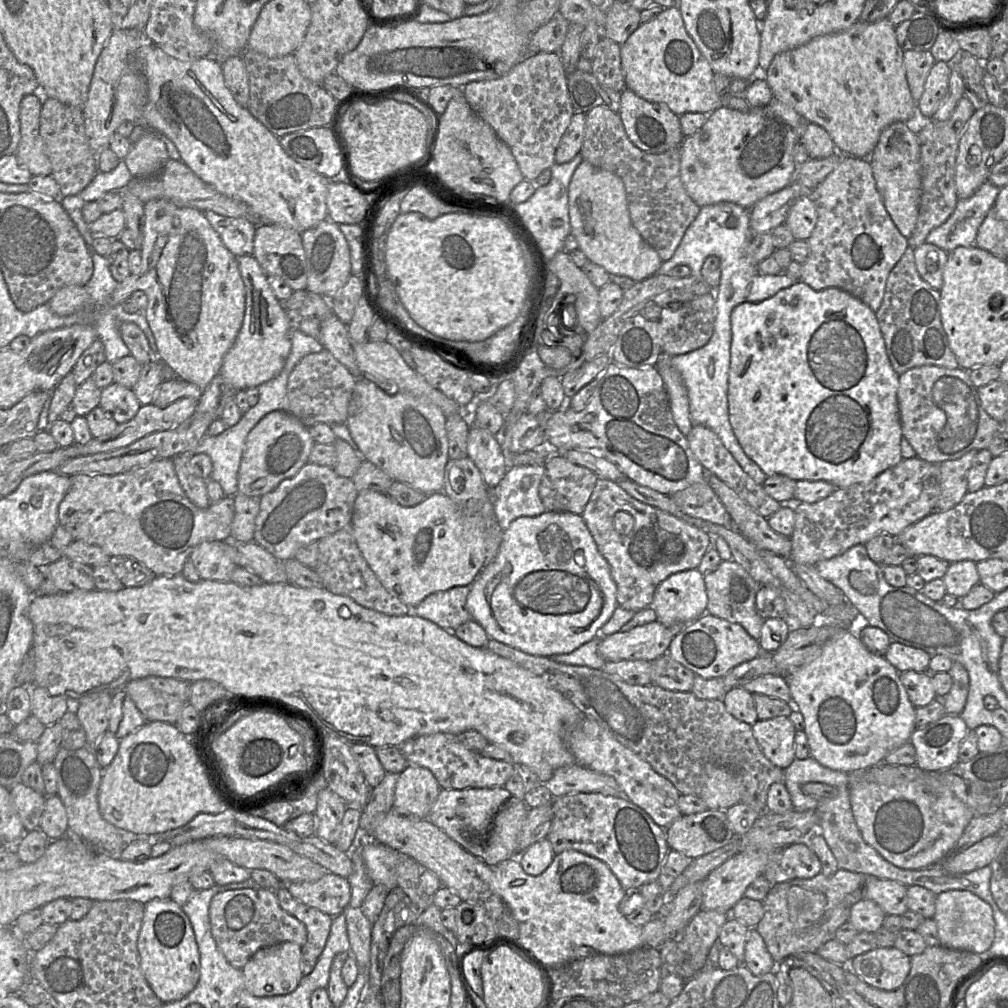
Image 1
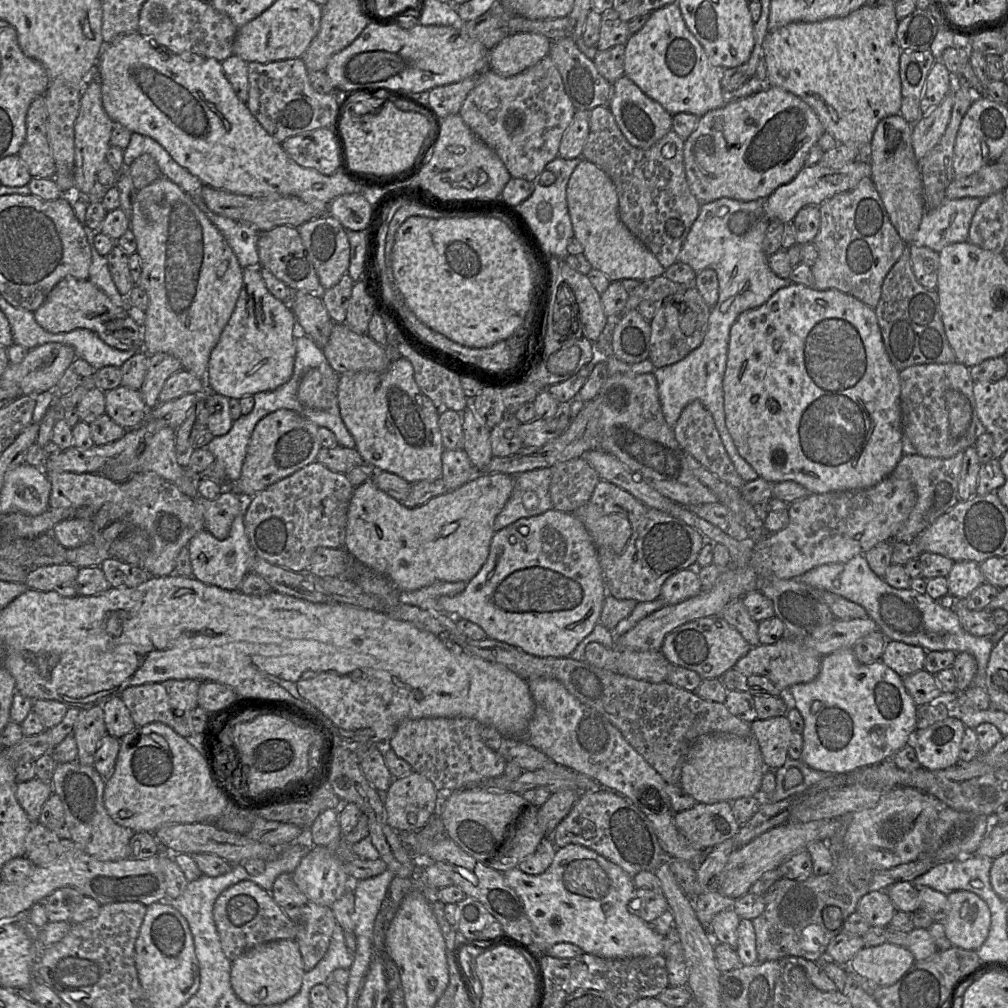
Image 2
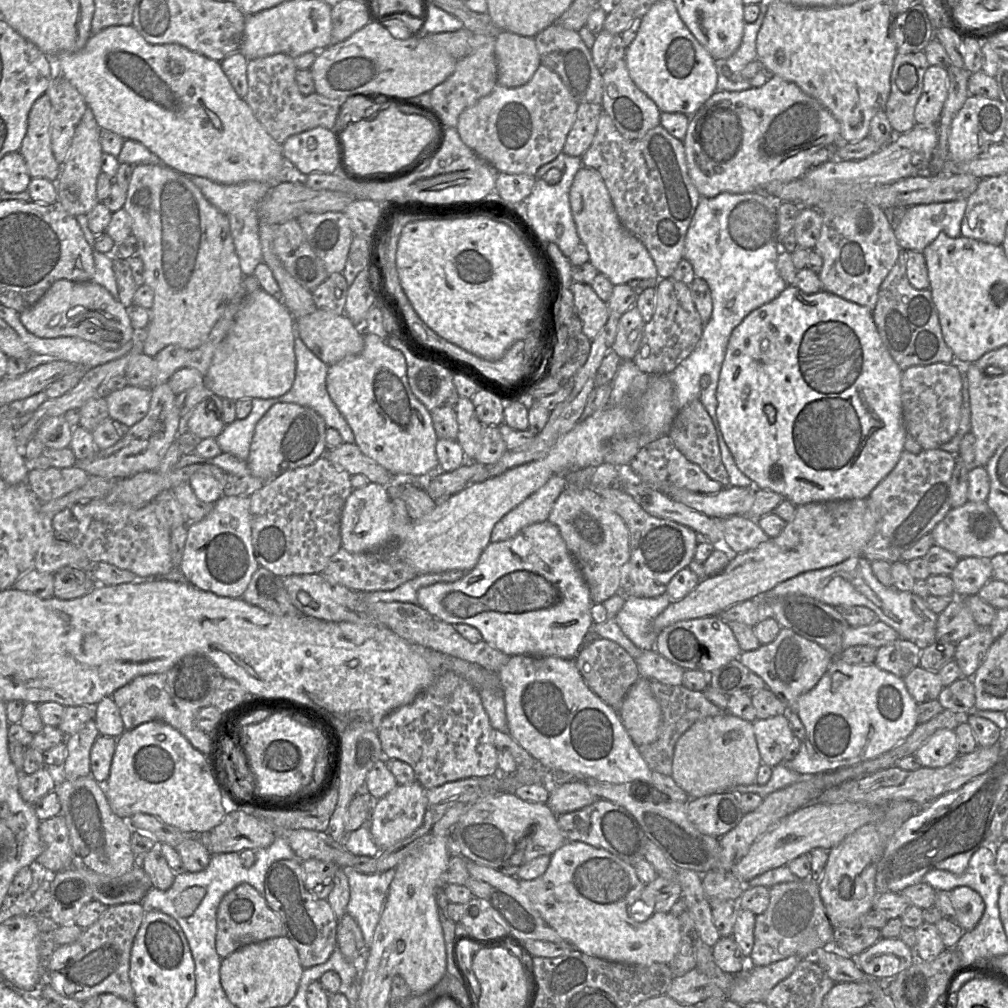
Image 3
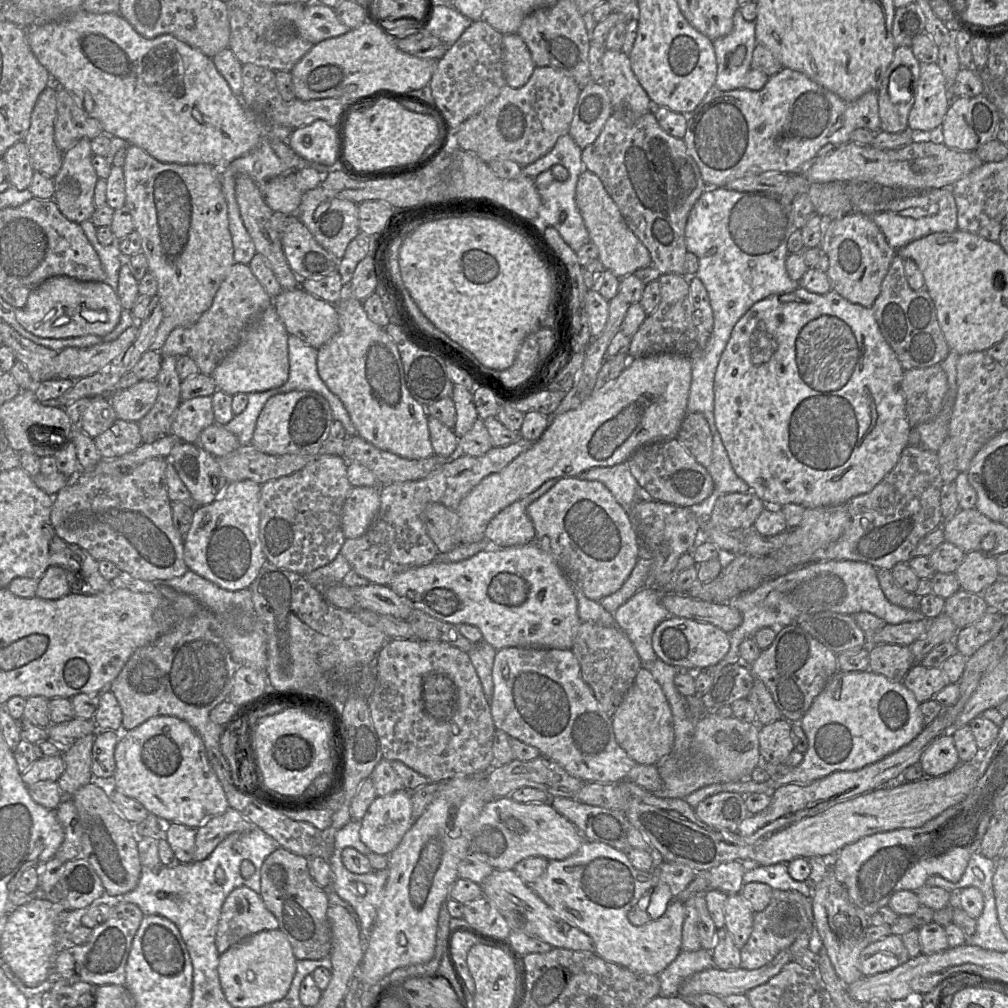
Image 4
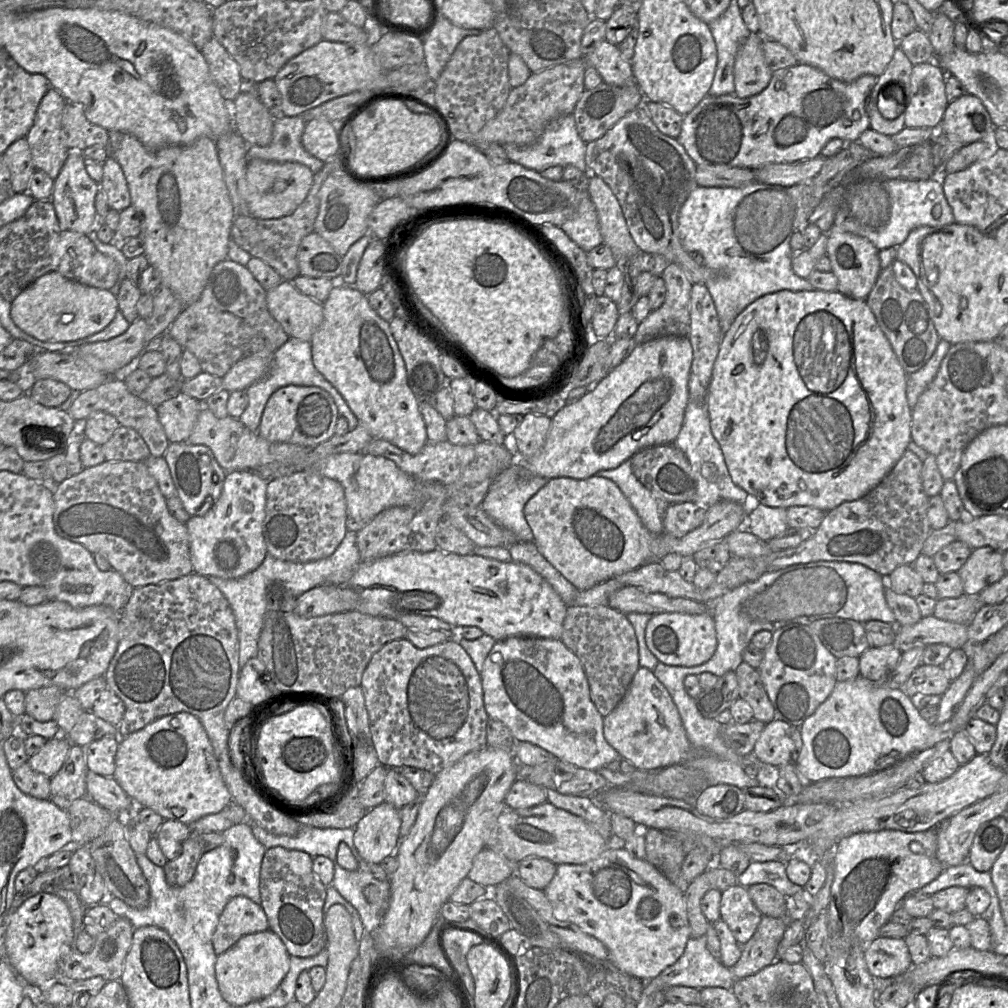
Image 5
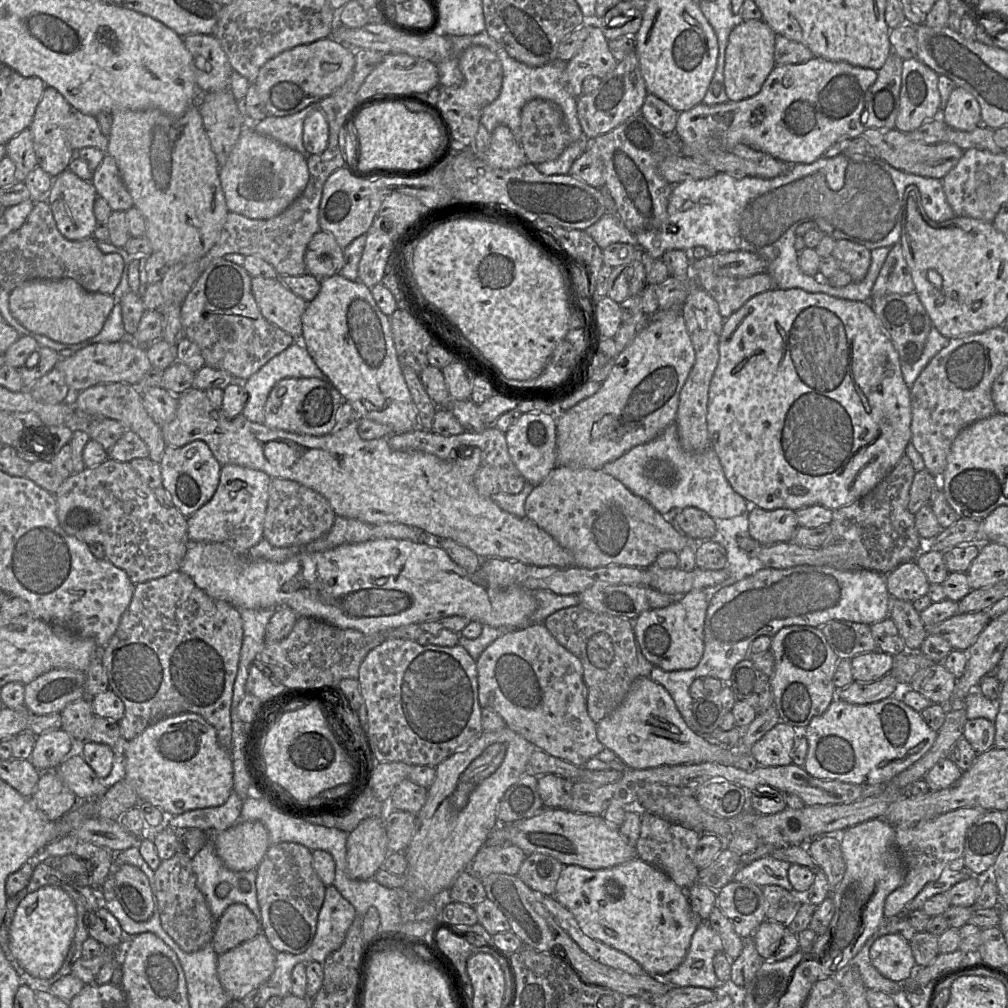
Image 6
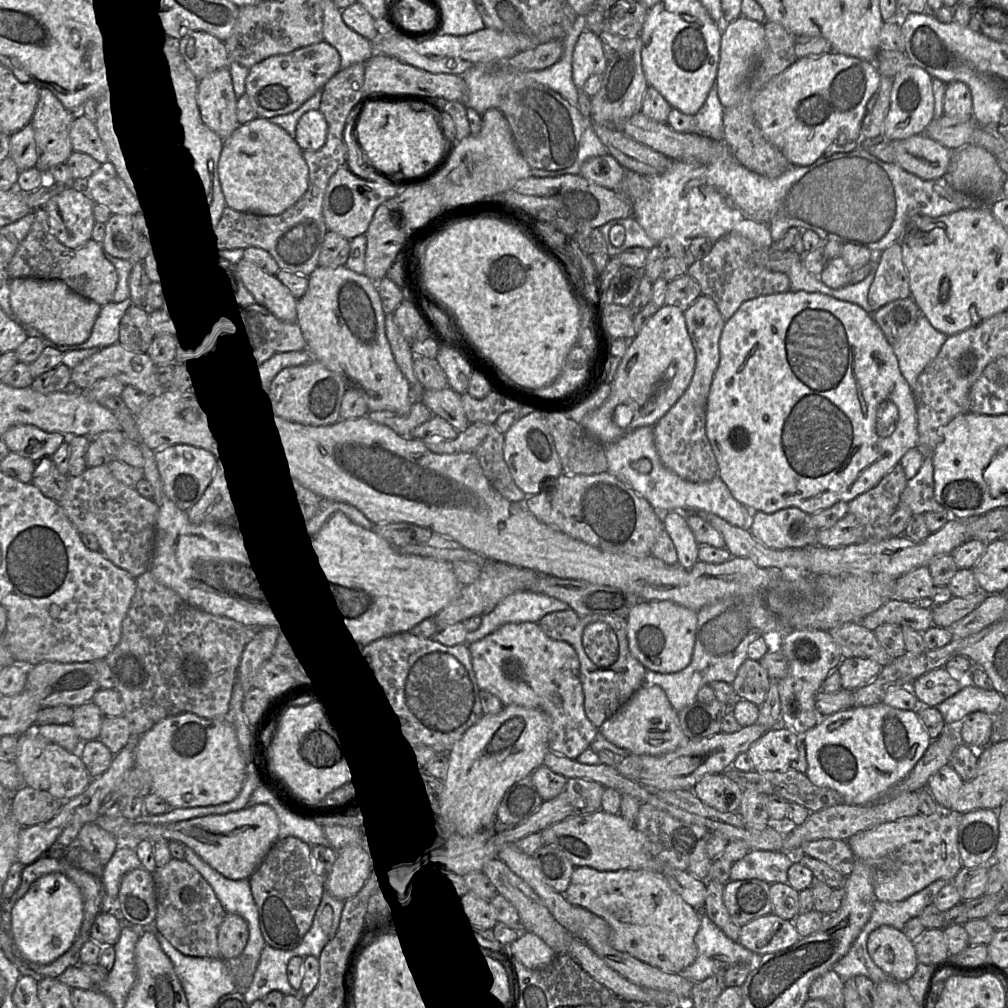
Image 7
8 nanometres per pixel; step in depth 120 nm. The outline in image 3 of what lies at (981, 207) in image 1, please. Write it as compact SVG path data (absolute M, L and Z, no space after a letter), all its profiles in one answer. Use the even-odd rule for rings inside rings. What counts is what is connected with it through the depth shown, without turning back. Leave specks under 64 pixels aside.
M967 199L907 207L894 225L894 232L902 250L923 253L940 233L951 238L961 235L961 224Z

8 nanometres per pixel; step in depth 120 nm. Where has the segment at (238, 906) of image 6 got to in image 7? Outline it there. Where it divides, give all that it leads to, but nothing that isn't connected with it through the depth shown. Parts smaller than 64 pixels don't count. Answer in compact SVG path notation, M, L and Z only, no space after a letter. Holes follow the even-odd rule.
M227 914L218 930L220 956L225 960L239 956L248 938L249 930L245 919L238 914Z

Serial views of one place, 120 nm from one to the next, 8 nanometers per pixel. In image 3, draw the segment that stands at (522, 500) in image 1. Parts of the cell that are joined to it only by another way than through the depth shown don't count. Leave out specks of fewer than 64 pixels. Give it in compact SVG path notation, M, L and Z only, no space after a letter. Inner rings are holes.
M564 474L553 475L541 488L511 509L495 524L490 542L508 540L525 527L546 521L555 501L565 488Z

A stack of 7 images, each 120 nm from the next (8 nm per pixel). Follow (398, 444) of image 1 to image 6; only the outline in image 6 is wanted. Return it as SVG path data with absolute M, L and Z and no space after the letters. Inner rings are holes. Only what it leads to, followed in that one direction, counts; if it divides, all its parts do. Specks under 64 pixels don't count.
M341 274L320 279L317 296L307 304L301 316L301 343L313 362L348 402L357 418L366 418L391 428L393 434L403 434L419 427L417 409L404 380L396 354L390 318L384 315L371 294L360 281L350 281Z

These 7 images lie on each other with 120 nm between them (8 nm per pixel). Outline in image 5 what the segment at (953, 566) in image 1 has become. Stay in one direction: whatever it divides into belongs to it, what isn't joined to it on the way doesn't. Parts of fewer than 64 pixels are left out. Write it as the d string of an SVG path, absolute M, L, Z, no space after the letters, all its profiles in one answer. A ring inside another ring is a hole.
M990 546L972 550L965 564L957 571L963 581L965 594L977 596L986 587L1005 576L1002 552Z

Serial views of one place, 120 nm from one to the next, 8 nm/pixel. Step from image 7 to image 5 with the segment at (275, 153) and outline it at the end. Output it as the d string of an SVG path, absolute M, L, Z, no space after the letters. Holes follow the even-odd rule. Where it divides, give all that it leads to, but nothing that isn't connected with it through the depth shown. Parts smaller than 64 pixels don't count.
M248 160L245 179L248 186L247 205L250 216L258 219L279 219L293 214L307 197L313 176L310 168L298 162Z

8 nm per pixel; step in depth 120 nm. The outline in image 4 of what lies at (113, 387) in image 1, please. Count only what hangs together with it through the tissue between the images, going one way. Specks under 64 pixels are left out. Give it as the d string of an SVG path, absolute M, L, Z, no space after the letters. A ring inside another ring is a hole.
M139 380L127 389L116 389L108 397L117 419L139 422L154 406L158 392L155 380Z

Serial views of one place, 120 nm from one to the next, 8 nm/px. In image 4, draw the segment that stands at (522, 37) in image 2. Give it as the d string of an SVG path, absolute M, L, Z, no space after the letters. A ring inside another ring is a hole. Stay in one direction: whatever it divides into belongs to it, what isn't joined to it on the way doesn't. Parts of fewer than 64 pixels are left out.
M518 34L503 35L502 46L506 84L511 88L521 88L528 82L536 67L531 53Z

